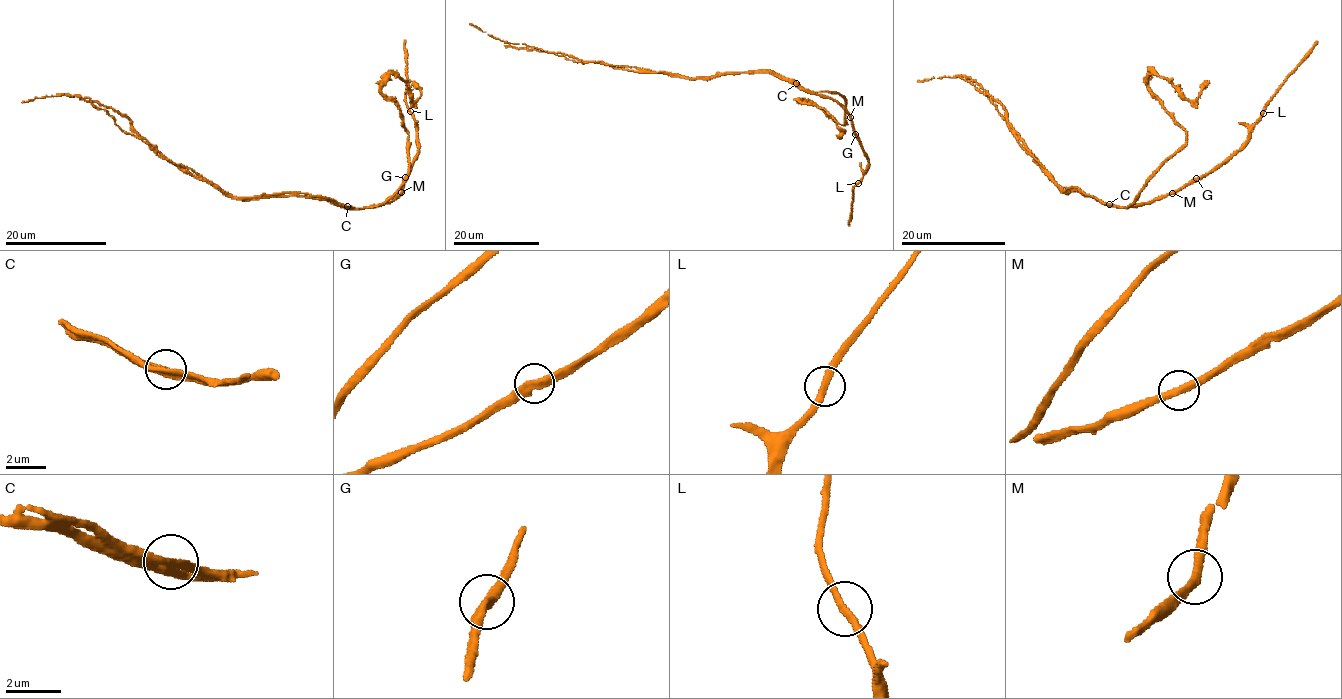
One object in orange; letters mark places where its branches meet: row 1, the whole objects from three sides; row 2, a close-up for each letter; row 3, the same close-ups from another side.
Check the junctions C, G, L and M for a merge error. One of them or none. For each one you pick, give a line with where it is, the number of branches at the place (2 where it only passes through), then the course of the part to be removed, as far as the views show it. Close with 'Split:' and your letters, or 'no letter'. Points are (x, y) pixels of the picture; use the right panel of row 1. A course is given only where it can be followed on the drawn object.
C: at (1109, 204); 2 branches meet; foreign part runs (1109, 204), (1079, 188), (1059, 190), (985, 93), (971, 83), (956, 76), (917, 81)
Split: C

